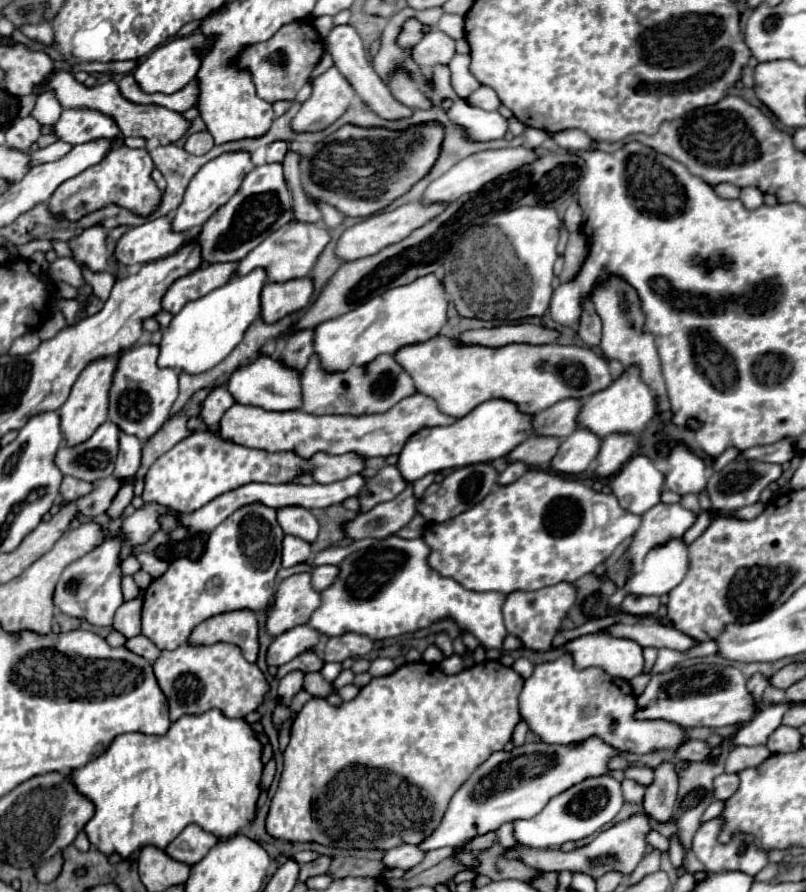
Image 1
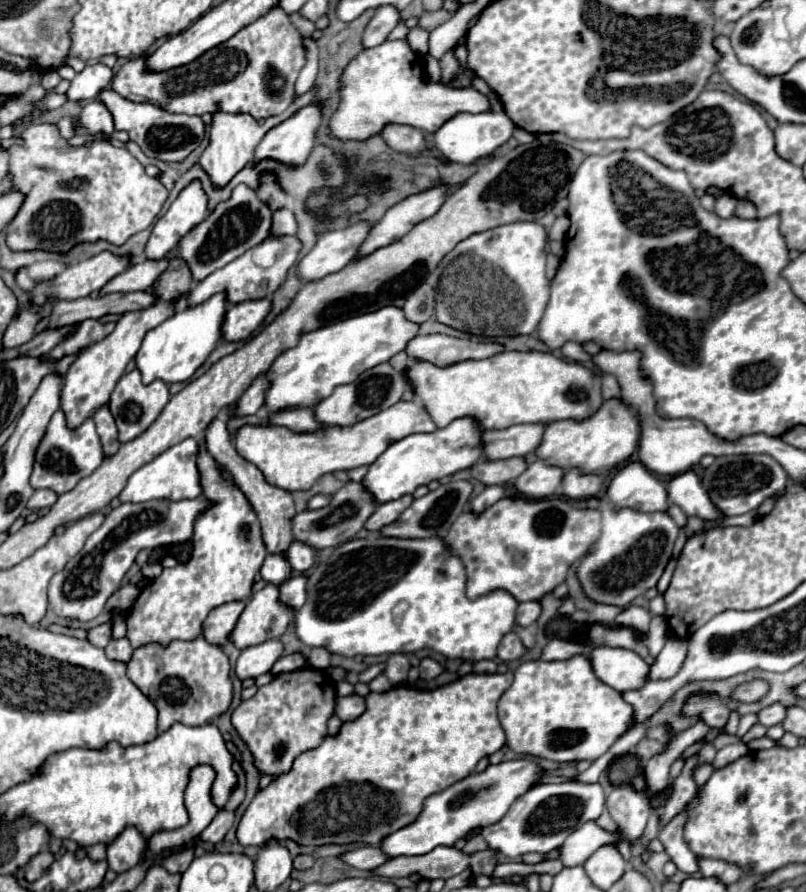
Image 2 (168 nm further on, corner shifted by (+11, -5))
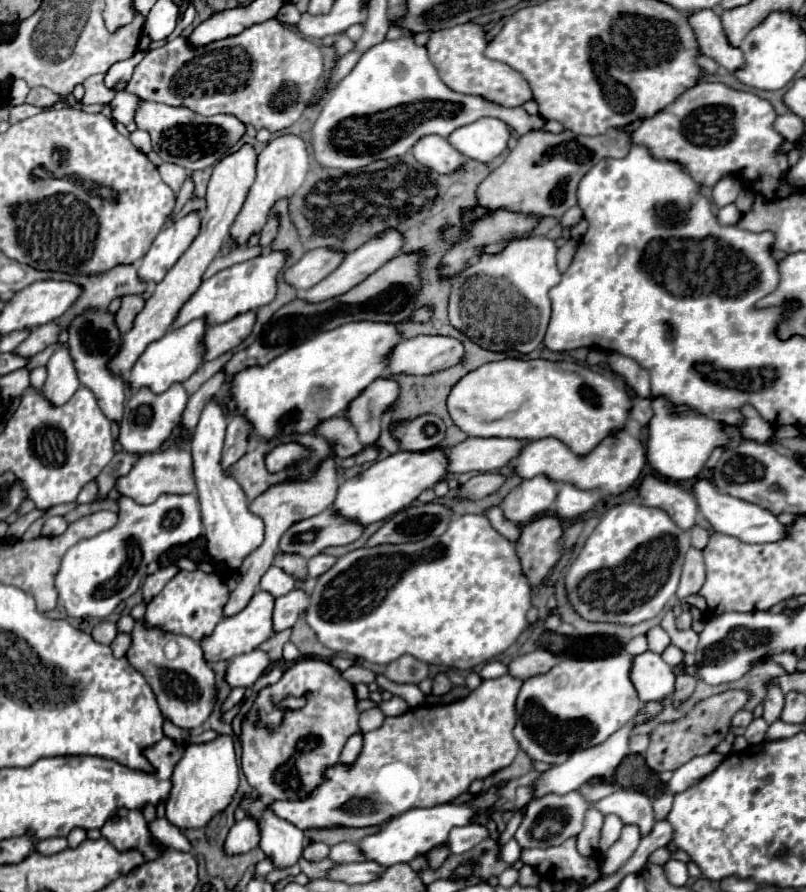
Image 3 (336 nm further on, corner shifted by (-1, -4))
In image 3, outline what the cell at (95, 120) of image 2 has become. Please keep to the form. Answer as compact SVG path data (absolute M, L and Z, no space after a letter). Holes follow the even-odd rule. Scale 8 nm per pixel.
M117 92L113 102L109 104L111 112L113 112L113 120L127 126L133 120L135 112L139 110L139 104L141 104L139 96L135 96L131 92Z

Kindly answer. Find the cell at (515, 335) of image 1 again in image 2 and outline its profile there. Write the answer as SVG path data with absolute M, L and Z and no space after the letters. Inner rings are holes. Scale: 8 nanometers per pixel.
M417 335L405 351L411 359L429 361L437 367L447 367L465 359L487 359L491 355L505 351L505 345L457 339L449 335Z

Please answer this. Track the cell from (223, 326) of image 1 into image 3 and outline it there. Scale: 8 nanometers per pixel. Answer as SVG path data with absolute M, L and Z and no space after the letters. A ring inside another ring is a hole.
M193 320L177 330L169 330L161 340L147 346L147 350L139 356L139 360L133 364L127 376L127 384L131 390L149 388L153 394L163 394L171 384L185 382L199 366L201 366L201 354L203 348L203 334L207 330L205 320Z

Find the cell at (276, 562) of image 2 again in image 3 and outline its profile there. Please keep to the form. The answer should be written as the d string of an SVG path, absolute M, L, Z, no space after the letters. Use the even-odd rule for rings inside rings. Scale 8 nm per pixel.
M271 566L271 568L263 574L263 578L261 578L261 582L259 582L259 588L261 588L263 592L269 592L273 598L279 598L279 596L285 596L287 592L291 592L291 590L295 588L295 582L293 582L293 578L289 578L289 574L285 574L281 568Z

